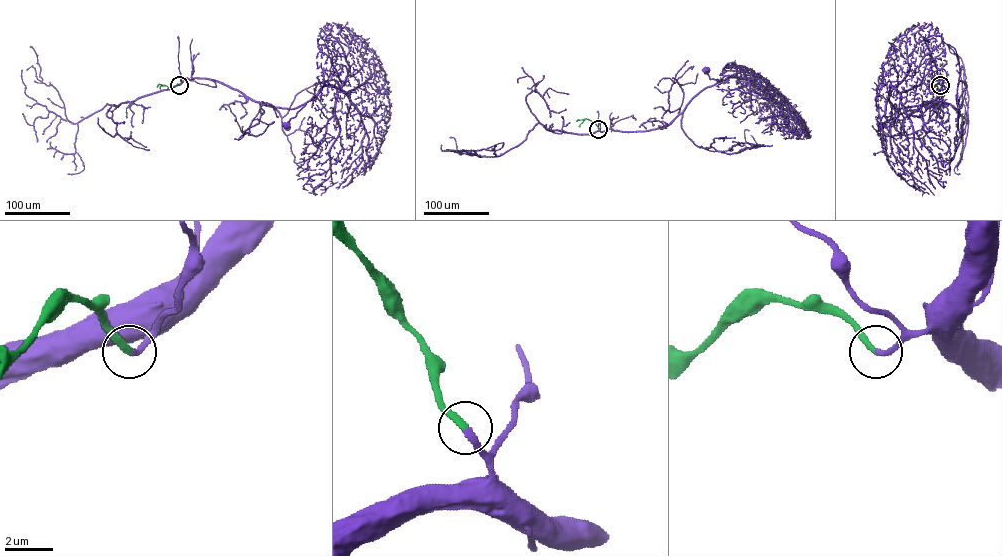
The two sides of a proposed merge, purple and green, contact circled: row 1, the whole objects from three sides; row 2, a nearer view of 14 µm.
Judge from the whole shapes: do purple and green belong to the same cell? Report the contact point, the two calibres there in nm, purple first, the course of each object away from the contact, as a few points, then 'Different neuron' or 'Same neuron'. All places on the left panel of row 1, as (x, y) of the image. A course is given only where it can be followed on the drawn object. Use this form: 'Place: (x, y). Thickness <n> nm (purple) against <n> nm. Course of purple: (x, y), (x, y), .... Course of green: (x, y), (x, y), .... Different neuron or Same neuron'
Place: (179, 85). Thickness 240 nm (purple) against 280 nm. Course of purple: (179, 85), (186, 78), (214, 79), (266, 105), (295, 109), (304, 104), (286, 124). Course of green: (179, 85), (160, 86), (160, 88). Same neuron

